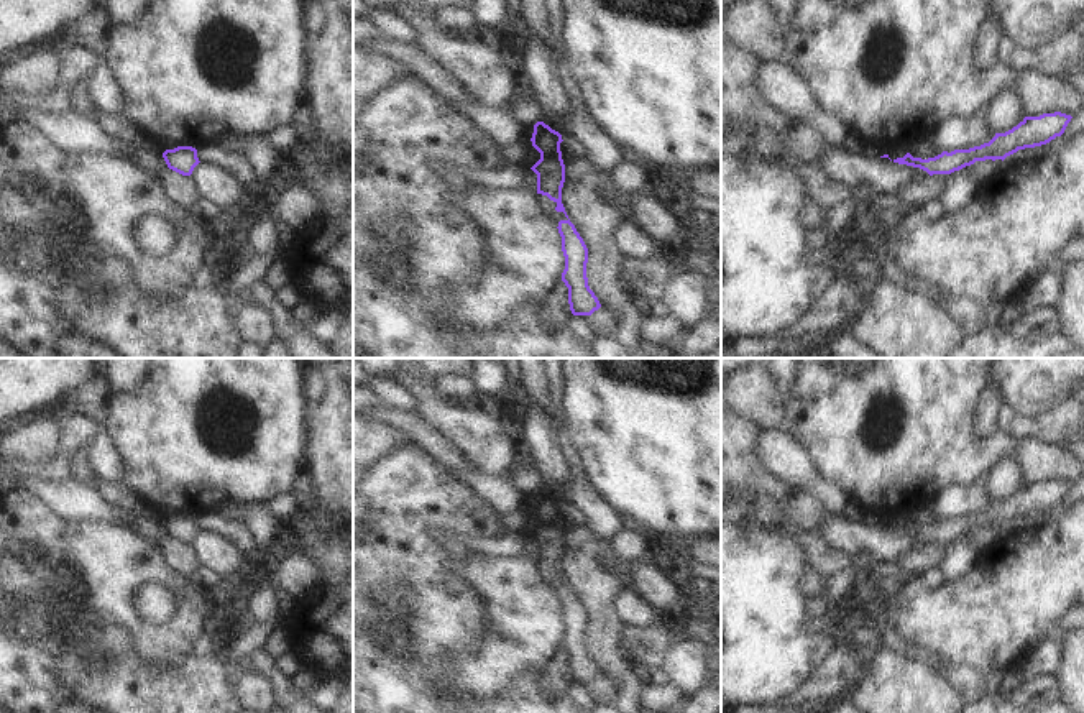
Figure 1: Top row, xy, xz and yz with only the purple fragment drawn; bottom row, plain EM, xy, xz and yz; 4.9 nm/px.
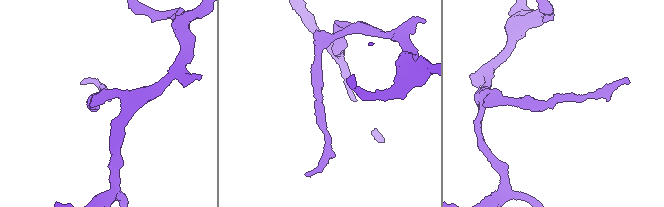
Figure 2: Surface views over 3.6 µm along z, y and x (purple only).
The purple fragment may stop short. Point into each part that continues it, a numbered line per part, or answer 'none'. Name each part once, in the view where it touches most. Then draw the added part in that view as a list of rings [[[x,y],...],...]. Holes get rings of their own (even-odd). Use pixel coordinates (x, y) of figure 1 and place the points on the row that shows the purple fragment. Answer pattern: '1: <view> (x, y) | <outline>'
none

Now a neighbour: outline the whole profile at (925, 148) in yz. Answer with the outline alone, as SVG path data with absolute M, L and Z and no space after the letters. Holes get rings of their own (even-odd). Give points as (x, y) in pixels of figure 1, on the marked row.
M923 140L923 141L913 143L908 148L908 153L913 158L928 159L928 158L935 158L935 156L941 154L943 150L938 148L931 140Z

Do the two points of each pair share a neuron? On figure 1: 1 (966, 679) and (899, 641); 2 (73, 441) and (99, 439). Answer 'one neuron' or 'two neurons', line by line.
1: one neuron
2: one neuron

